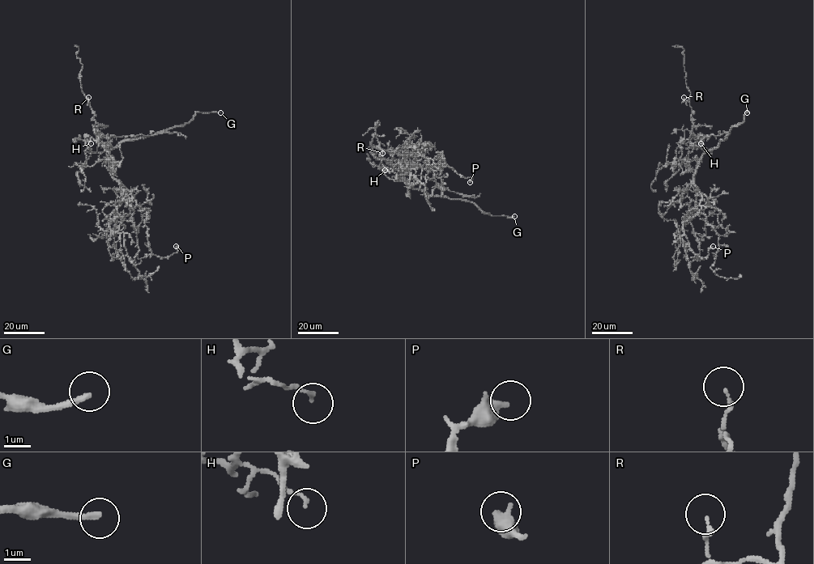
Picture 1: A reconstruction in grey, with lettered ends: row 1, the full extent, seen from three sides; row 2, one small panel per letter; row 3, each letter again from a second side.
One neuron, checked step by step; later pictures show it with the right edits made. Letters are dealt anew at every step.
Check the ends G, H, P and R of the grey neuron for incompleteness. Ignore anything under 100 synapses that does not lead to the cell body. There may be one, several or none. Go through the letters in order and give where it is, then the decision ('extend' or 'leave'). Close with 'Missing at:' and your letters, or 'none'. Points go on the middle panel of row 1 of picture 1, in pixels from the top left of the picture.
G: place (514, 216); extend
H: place (385, 170); leave
P: place (470, 182); leave
R: place (382, 153); leave
Missing at: G

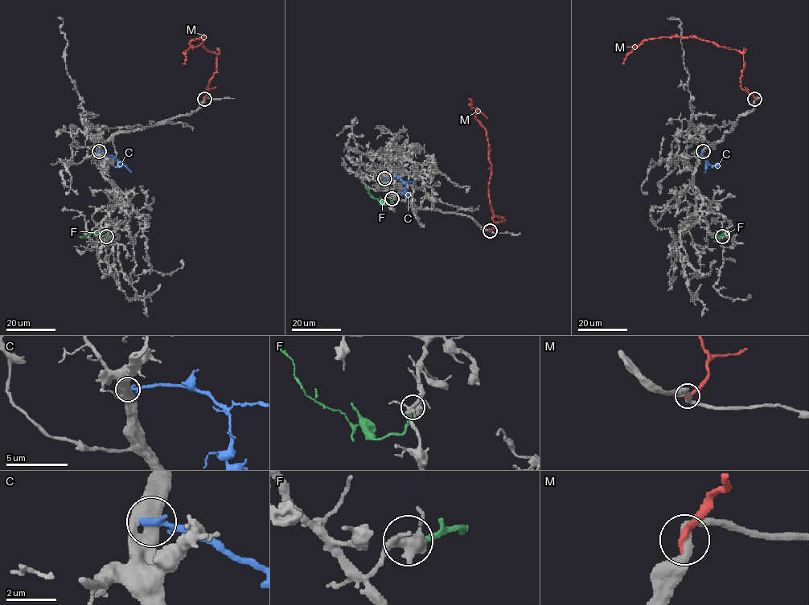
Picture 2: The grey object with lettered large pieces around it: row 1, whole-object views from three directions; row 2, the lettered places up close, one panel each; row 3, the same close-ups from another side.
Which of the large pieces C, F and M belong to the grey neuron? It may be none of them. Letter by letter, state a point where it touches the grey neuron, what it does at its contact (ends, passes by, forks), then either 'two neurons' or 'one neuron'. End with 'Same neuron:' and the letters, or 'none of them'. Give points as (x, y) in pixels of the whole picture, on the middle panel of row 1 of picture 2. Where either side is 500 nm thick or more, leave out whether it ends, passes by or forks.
C: contact (384, 178); two neurons
F: contact (392, 198); it ends; two neurons
M: contact (490, 230); it ends; two neurons
Same neuron: none of them

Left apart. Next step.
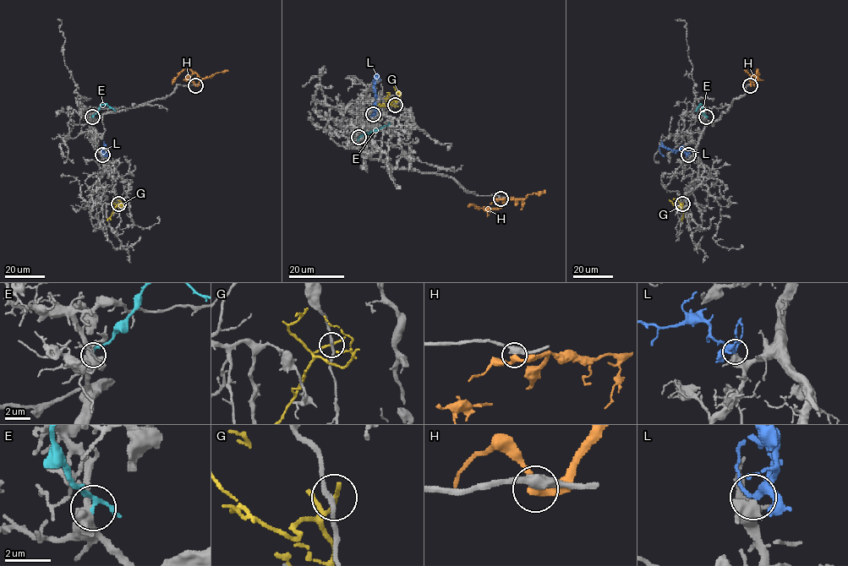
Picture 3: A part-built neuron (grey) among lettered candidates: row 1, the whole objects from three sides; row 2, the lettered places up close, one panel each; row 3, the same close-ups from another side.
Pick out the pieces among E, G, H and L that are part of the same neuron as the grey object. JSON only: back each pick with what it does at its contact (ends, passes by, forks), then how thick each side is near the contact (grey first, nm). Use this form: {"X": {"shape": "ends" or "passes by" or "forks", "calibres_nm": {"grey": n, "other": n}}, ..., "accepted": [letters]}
{"L": {"shape": "forks", "calibres_nm": {"grey": 440, "other": 240}}, "accepted": ["L"]}

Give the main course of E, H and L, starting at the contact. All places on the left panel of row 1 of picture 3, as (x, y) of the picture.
E: (92, 117), (103, 104), (115, 111)
H: (195, 85), (200, 78), (188, 68), (184, 68), (172, 84)
L: (102, 155), (105, 146), (107, 156)

